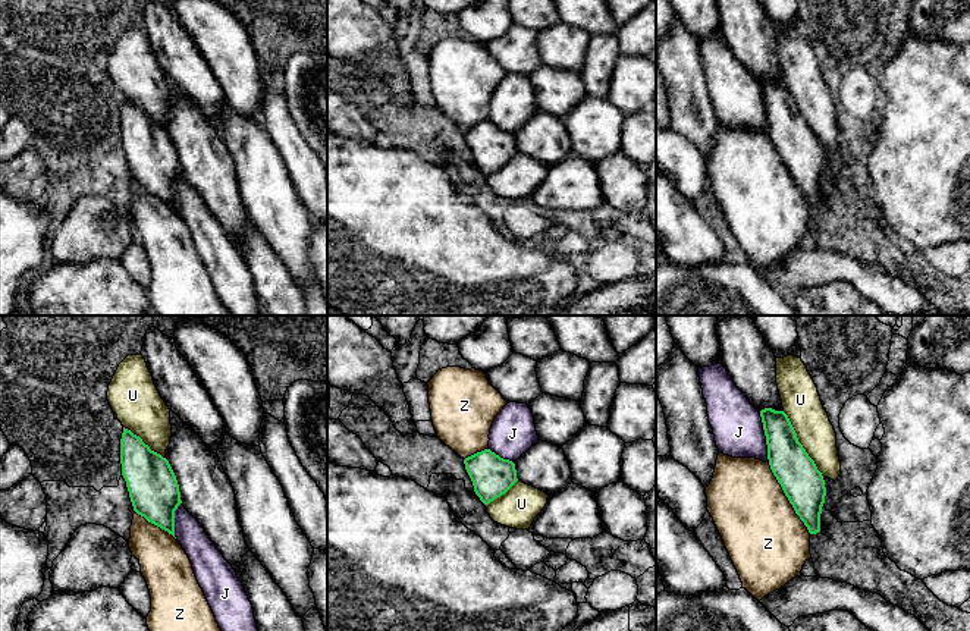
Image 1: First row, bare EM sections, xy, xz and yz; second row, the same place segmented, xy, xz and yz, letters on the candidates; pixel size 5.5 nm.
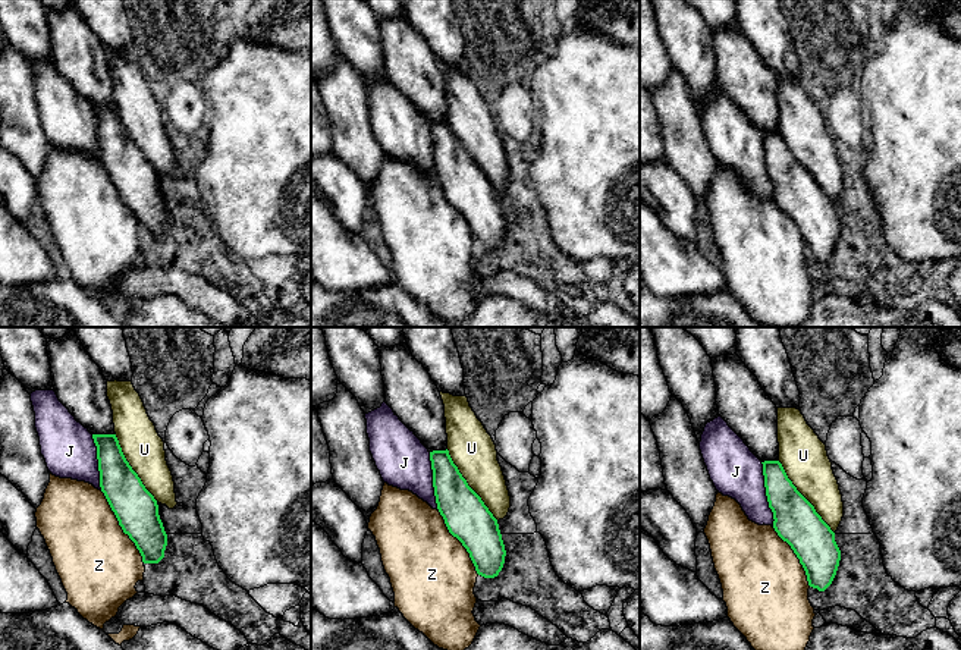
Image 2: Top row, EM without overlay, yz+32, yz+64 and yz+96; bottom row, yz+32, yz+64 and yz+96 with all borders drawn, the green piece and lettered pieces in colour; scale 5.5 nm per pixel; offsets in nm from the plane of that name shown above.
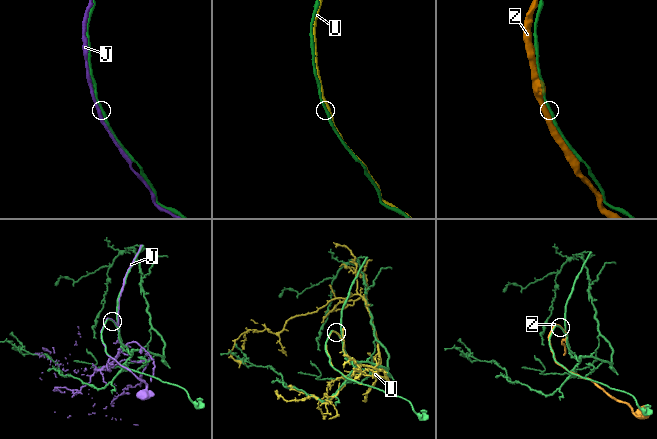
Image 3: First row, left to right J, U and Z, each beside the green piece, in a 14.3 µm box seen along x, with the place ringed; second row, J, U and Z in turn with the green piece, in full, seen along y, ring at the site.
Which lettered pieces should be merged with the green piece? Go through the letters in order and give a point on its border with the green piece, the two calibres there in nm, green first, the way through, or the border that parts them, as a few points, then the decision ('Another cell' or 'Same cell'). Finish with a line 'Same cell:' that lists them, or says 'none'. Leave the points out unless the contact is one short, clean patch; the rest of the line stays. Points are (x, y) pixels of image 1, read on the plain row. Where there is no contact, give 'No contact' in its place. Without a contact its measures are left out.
J: Touches green at yz (766, 109). Thickness 220 nm (green) against 280 nm. Another cell
U: Touches green at yz (800, 115). Thickness 220 nm (green) against 200 nm. Another cell
Z: Touches green at yz (787, 168). Thickness 220 nm (green) against 420 nm. Another cell
Same cell: none

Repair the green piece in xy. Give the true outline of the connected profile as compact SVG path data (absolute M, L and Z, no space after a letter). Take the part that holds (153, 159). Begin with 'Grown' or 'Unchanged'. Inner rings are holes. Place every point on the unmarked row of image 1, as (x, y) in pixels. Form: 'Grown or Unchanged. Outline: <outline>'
Unchanged. Outline: M123 98L120 135L134 182L175 208L175 182L182 172L169 132Z

